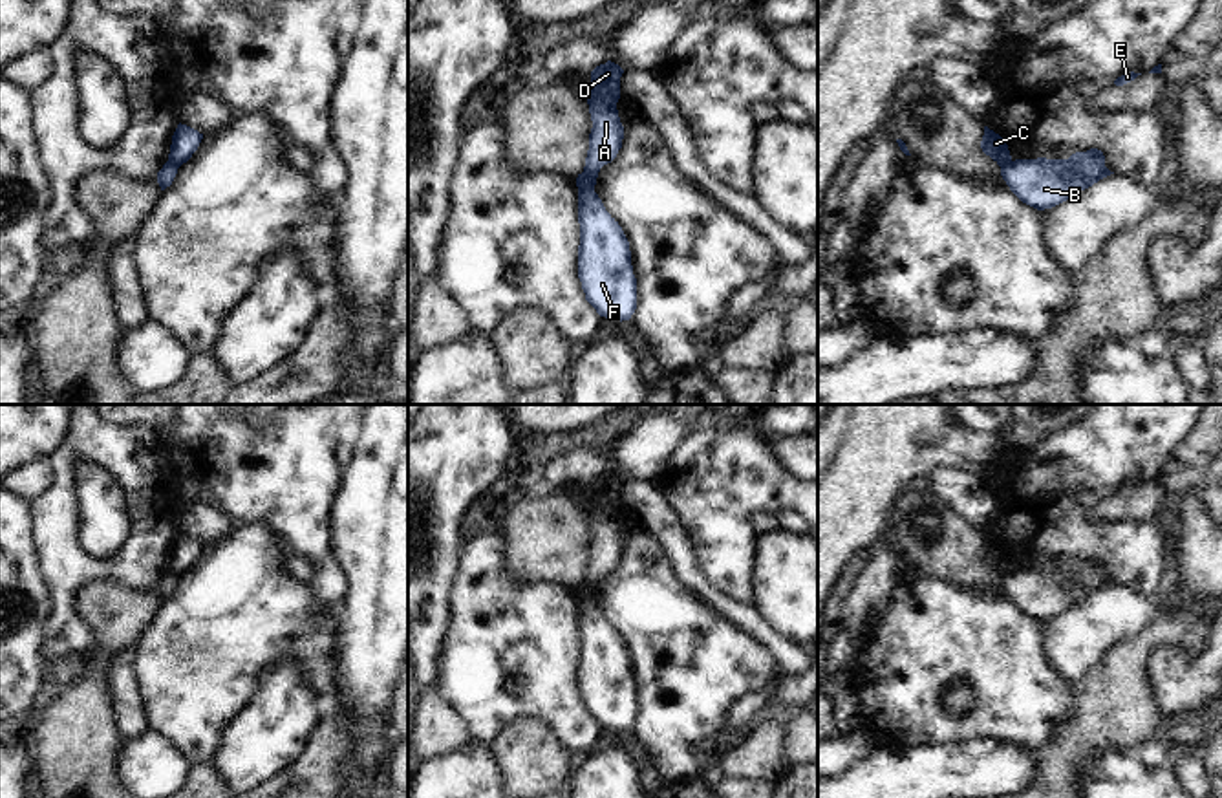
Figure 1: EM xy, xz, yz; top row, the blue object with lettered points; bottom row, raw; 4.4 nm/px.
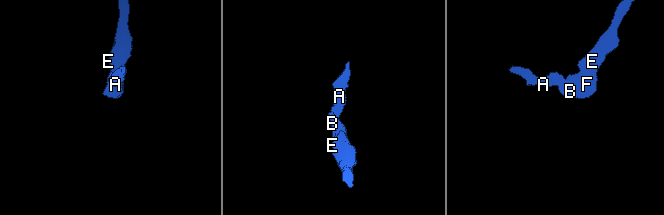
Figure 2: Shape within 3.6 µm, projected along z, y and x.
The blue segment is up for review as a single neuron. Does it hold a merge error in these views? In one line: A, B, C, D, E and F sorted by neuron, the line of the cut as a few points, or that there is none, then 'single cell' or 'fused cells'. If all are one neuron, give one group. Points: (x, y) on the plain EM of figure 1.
groups A C D / B E F; cut xz (577, 590), (593, 601); fused cells

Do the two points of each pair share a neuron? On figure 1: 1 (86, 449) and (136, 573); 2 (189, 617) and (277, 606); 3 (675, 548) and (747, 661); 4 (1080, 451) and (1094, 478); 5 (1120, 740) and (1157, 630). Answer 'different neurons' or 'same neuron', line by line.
1: same neuron
2: same neuron
3: different neurons
4: same neuron
5: same neuron

